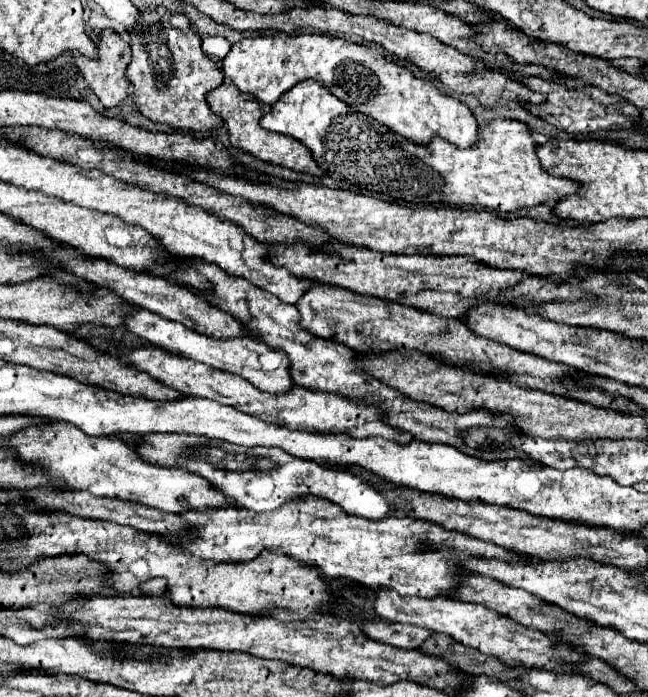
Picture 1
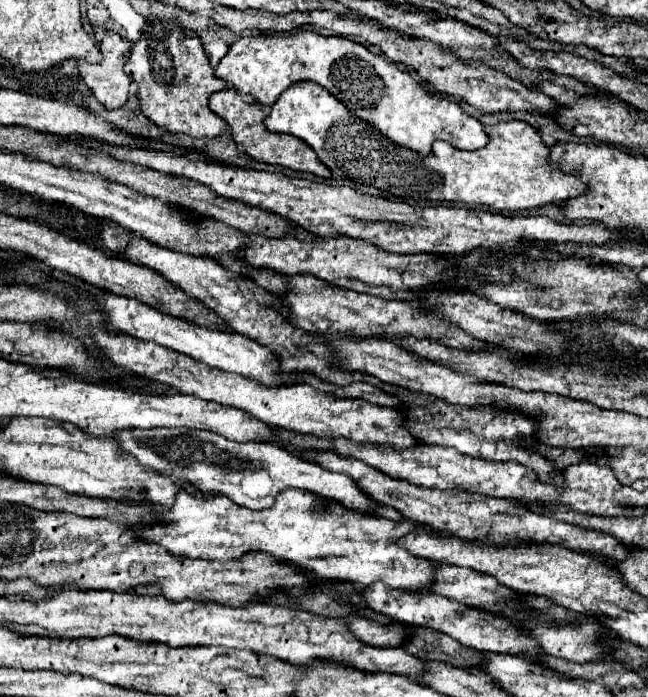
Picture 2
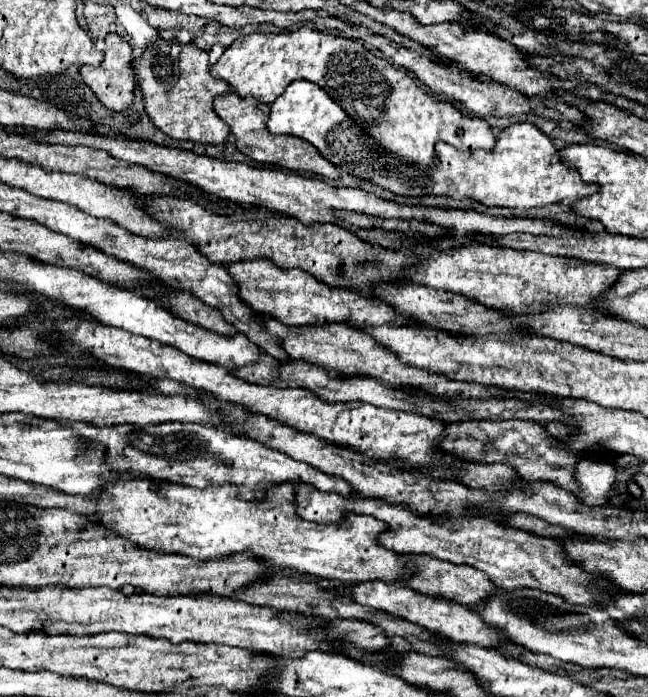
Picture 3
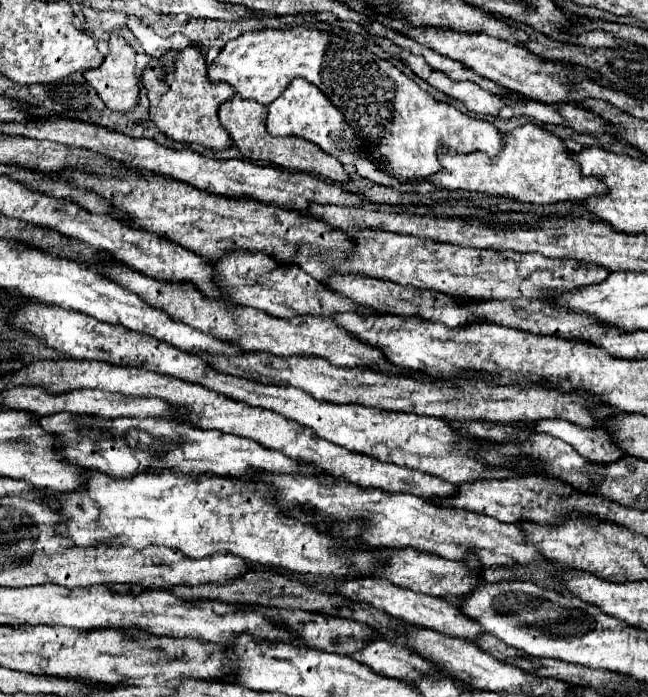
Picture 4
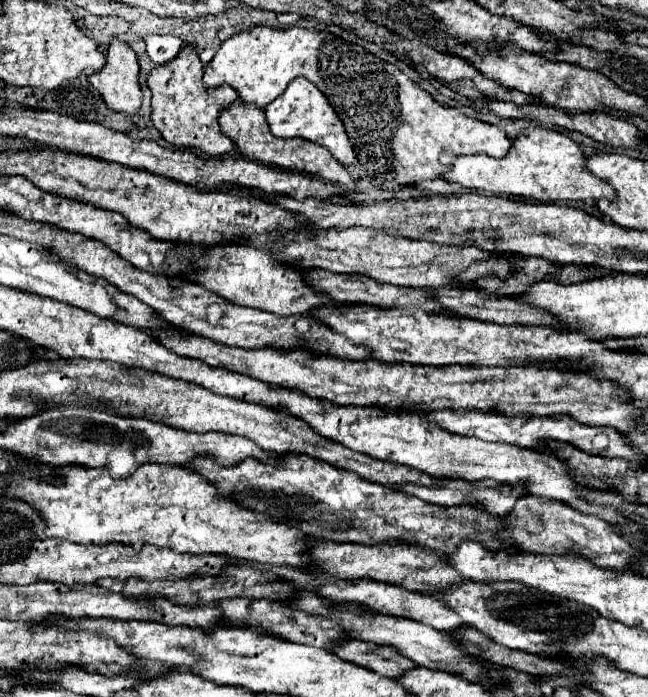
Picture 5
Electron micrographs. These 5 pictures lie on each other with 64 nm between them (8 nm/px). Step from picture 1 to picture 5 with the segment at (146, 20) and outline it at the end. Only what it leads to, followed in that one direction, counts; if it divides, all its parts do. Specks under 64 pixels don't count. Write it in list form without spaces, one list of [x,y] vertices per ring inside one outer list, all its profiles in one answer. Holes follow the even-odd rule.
[[[186,46],[172,62],[156,66],[146,80],[152,92],[150,118],[166,142],[184,148],[200,148],[210,156],[222,156],[234,150],[234,144],[228,136],[222,136],[218,116],[226,106],[230,106],[238,98],[238,94],[230,86],[204,88],[202,76],[204,64],[200,62],[196,48],[192,46]]]

